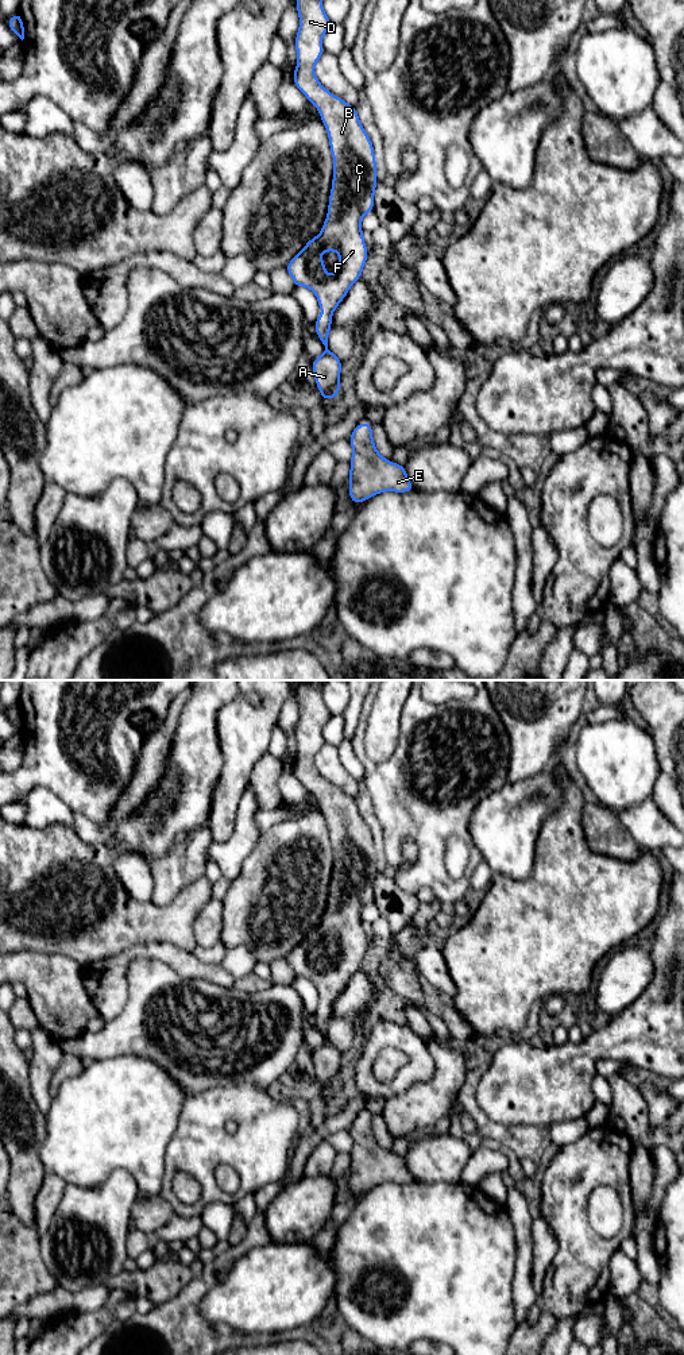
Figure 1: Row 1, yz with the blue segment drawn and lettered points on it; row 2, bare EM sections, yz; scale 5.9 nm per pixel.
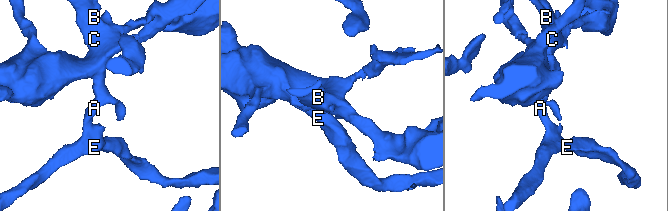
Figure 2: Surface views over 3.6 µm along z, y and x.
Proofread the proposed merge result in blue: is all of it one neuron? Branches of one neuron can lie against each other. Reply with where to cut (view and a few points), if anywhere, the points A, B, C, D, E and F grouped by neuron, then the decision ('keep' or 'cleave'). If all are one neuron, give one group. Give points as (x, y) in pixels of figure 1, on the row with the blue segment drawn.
cut none; groups A B C D E F; keep

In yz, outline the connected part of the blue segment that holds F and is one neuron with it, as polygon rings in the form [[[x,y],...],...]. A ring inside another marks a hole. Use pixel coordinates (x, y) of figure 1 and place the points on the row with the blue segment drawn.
[[[297,0],[300,27],[295,36],[295,86],[316,105],[328,131],[333,157],[333,179],[328,215],[321,232],[286,266],[294,286],[309,287],[317,297],[320,310],[314,328],[325,352],[312,362],[314,381],[324,401],[340,394],[341,360],[328,350],[332,314],[349,287],[362,277],[368,258],[363,239],[362,219],[374,211],[378,185],[374,146],[364,131],[356,108],[326,90],[314,74],[324,53],[322,36],[332,26],[322,0]],[[325,251],[339,254],[333,275],[325,271],[320,258]]]

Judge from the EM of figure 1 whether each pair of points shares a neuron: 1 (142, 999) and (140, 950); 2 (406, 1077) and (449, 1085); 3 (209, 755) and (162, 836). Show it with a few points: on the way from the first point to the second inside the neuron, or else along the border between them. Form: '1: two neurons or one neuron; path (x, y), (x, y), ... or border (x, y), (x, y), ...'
1: two neurons; border (172, 968), (135, 958), (127, 988)
2: two neurons; border (429, 1050), (429, 1076), (410, 1083), (395, 1095)
3: one neuron; path (190, 775), (178, 809), (173, 815)

